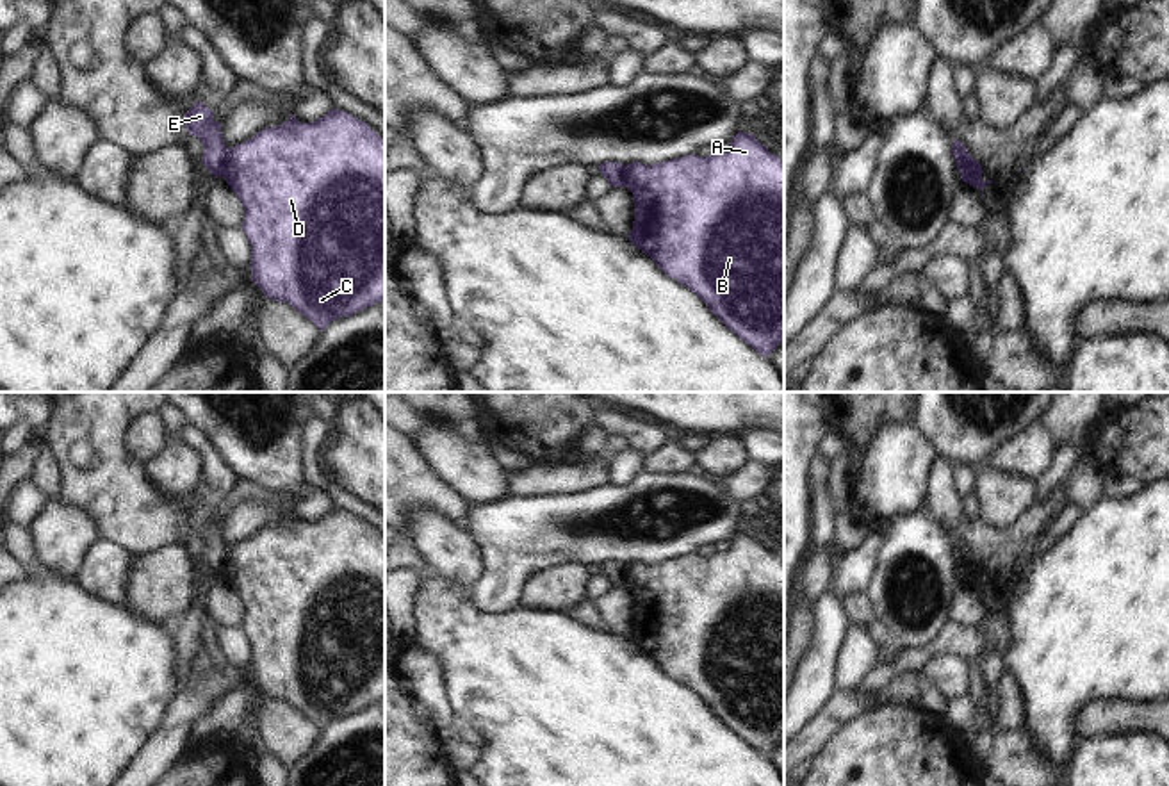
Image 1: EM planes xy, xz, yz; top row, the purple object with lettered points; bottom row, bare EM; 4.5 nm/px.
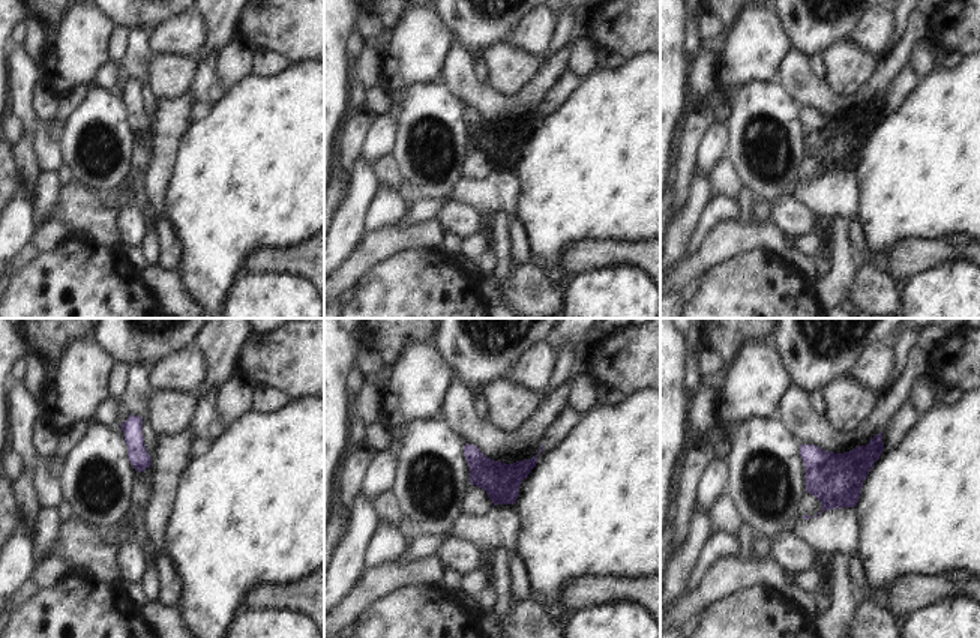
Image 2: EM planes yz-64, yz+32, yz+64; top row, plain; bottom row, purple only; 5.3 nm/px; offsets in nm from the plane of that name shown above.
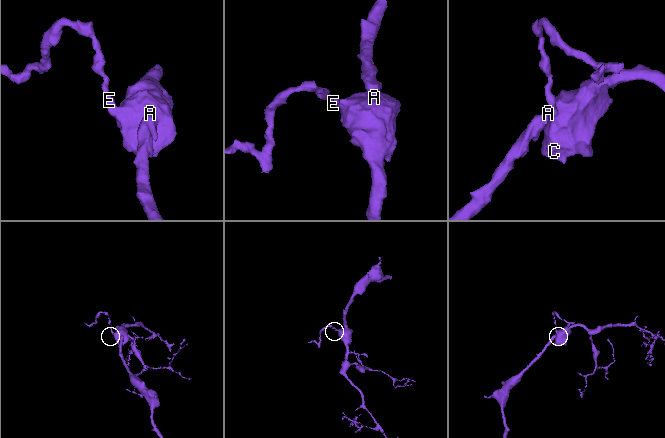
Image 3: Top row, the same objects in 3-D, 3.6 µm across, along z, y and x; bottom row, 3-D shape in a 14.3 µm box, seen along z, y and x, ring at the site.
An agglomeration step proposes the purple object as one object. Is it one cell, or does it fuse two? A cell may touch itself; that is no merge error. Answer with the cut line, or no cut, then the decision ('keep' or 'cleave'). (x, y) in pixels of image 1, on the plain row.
xy (228, 548), (220, 574) | cleave

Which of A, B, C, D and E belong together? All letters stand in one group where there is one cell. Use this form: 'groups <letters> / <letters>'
groups A B C D / E

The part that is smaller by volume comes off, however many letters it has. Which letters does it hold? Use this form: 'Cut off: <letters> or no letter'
Cut off: E

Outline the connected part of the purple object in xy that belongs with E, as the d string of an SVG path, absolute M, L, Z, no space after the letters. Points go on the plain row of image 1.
M200 499L185 512L185 528L203 544L201 561L216 577L223 574L228 547L221 533L221 522L214 519L214 510Z

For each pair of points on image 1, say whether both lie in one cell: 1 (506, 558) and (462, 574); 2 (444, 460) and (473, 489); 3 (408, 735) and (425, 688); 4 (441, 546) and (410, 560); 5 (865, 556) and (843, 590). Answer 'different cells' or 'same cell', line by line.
1: different cells
2: same cell
3: different cells
4: different cells
5: same cell

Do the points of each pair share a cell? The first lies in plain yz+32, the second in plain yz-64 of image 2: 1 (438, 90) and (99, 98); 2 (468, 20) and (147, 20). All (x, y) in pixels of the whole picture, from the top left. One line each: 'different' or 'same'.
1: same
2: same

